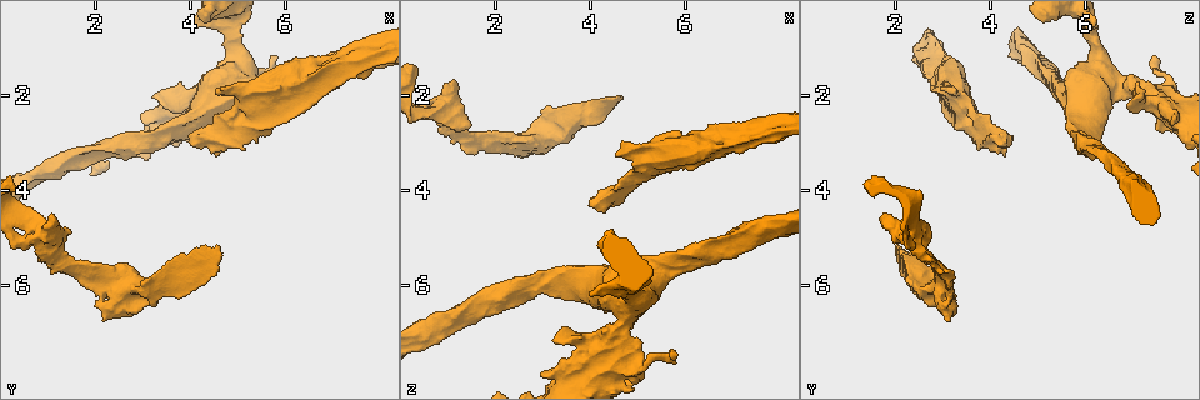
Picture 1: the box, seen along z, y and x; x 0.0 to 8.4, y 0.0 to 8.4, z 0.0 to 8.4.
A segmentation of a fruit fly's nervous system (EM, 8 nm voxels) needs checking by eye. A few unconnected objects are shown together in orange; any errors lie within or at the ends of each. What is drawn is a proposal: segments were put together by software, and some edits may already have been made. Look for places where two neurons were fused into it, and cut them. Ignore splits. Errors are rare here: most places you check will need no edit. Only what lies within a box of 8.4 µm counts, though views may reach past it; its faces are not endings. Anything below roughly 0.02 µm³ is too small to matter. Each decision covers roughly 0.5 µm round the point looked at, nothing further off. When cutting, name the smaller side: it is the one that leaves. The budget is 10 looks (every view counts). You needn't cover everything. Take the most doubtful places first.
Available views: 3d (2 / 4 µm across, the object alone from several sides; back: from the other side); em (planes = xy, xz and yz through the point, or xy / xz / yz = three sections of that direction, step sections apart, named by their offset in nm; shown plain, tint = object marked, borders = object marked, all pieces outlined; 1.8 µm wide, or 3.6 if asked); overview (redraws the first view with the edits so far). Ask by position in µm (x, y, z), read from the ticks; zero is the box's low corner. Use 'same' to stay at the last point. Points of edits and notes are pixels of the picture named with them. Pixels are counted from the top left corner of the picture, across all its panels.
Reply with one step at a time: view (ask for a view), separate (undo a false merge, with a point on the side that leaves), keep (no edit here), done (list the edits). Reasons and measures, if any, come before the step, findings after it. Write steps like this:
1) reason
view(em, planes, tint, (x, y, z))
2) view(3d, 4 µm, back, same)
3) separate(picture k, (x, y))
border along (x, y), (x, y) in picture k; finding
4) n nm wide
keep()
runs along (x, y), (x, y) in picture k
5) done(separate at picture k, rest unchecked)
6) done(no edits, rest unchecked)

abrupt turn
view(em, planes, tint, (4.20, 2.00, 7.35))

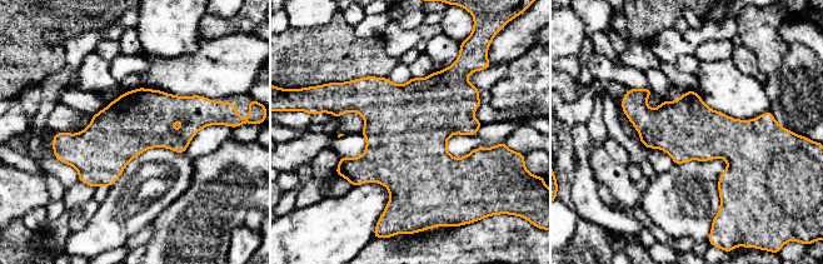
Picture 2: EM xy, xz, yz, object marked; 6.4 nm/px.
keep()
all the same neuron

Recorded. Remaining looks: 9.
sudden change in width
view(3d, 4 µm, (0.85, 5.00, 2.40))

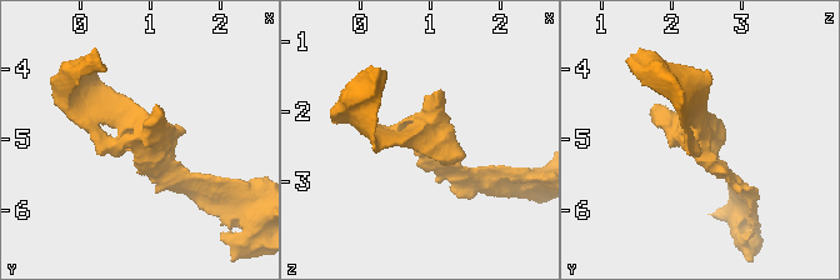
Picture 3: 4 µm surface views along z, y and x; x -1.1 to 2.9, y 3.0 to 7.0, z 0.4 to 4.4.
view(em, 3.6 µm, planes, tint, (0.85, 5.00, 2.40))

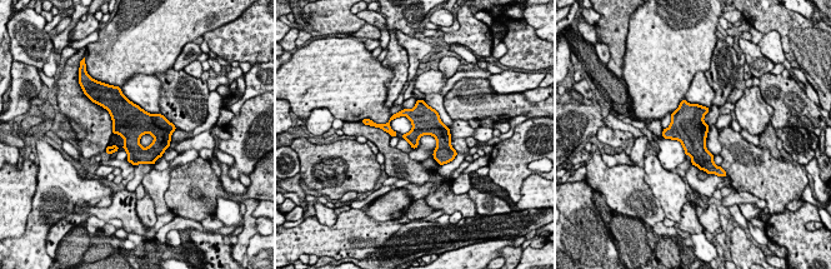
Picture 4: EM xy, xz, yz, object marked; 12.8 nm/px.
keep()
all the same neuron

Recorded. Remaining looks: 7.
calibre changes
view(em, 3.6 µm, xy, step 4, tint, (2.50, 6.10, 3.00))

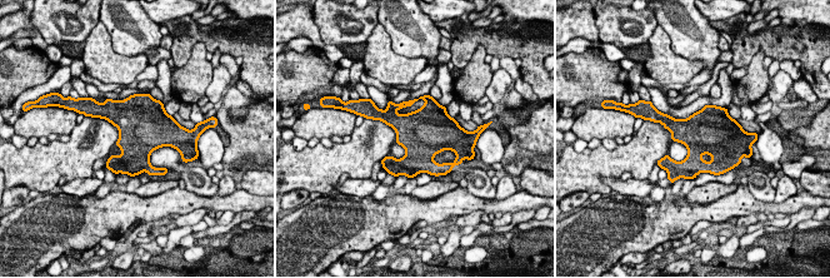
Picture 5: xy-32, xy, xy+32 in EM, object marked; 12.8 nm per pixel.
600 nm wide
keep()
continuous, no second neuron

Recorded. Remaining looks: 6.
branch point
view(em, 3.6 µm, xz, step 4, tint, (5.00, 2.65, 3.75))

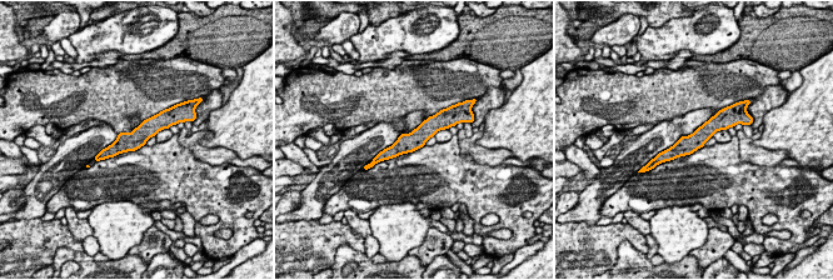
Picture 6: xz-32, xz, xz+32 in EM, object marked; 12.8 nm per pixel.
cut it another way
view(em, 3.6 µm, planes, tint, same)

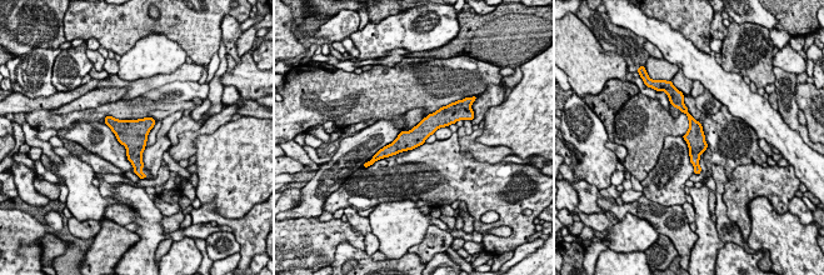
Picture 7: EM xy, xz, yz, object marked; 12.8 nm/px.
260 nm wide
keep()
runs along (442, 115), (415, 138), (383, 154) in picture 7; one neuron here

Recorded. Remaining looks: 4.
done(no edits, rest unchecked)

